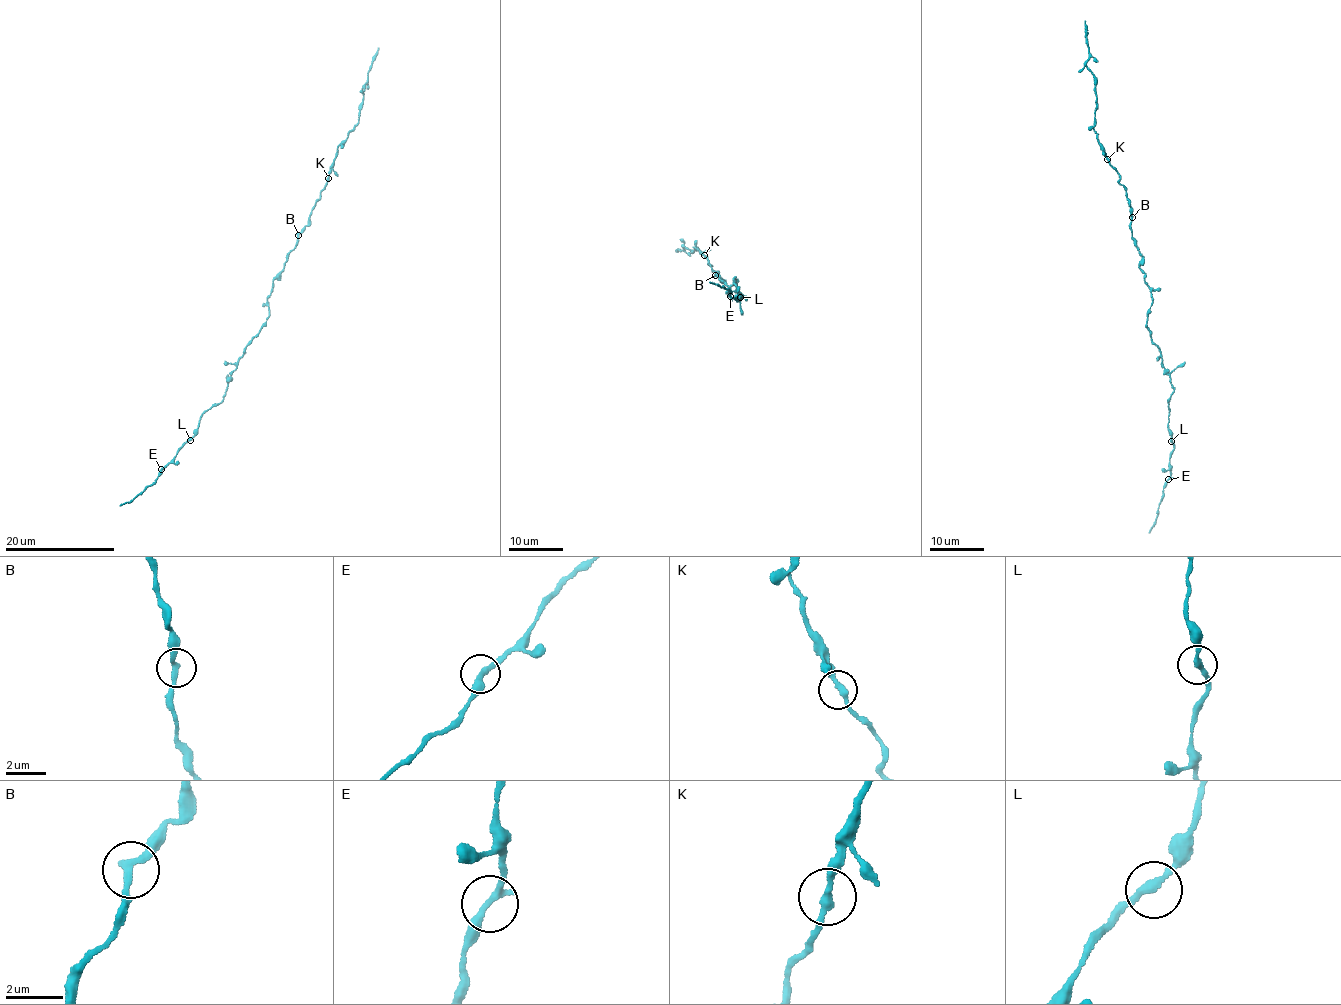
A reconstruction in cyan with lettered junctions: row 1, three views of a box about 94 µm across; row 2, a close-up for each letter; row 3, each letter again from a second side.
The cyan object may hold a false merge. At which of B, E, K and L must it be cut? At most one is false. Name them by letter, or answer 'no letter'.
no letter

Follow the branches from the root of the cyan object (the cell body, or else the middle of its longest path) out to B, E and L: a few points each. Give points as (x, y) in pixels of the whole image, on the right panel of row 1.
B: (1145, 280), (1139, 264), (1142, 256), (1131, 231), (1132, 217)
E: (1145, 280), (1152, 299), (1148, 329), (1174, 390), (1167, 402), (1174, 447), (1168, 479)
L: (1145, 280), (1152, 299), (1146, 323), (1159, 348), (1174, 390), (1167, 402), (1171, 441)

